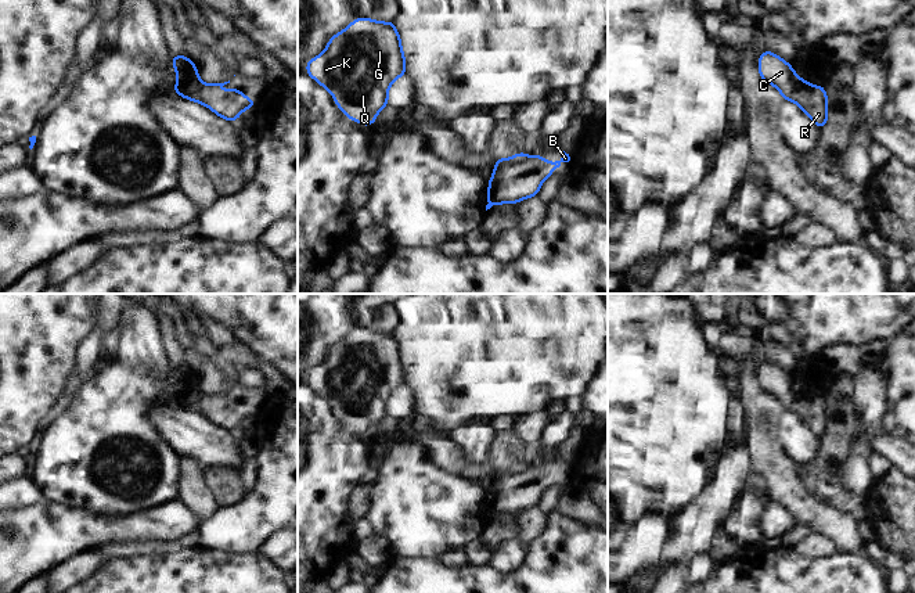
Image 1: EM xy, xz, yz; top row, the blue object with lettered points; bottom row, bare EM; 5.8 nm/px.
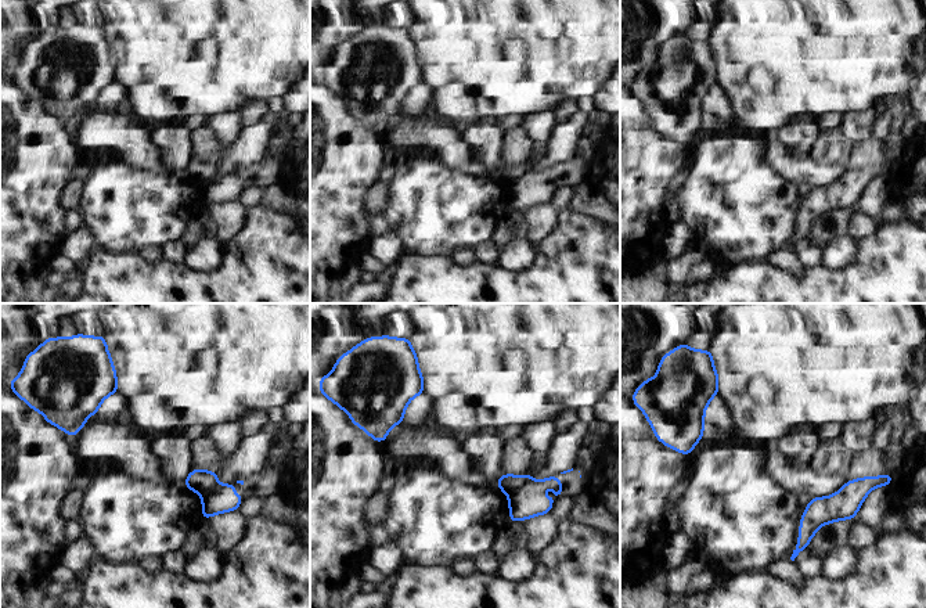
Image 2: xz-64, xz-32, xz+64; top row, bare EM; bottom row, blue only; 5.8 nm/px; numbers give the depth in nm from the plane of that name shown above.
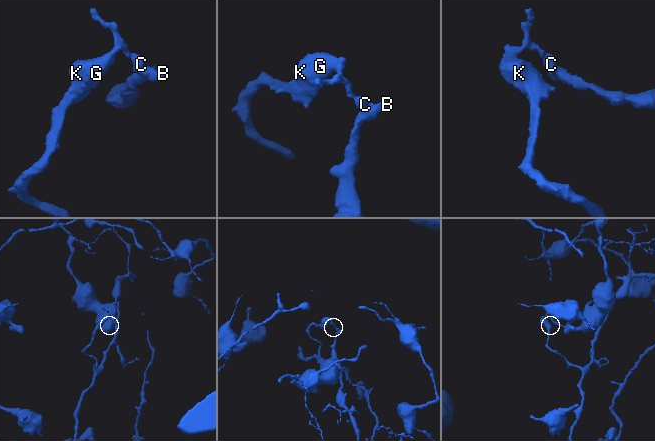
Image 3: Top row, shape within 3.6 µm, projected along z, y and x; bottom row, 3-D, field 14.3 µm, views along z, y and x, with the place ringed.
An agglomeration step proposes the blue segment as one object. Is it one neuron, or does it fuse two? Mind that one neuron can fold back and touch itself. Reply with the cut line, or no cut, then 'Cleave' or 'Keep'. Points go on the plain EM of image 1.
Split along xz (528, 467), (494, 481). Cleave.

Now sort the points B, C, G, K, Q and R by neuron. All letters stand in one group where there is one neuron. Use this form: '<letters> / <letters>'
B R / C G K Q

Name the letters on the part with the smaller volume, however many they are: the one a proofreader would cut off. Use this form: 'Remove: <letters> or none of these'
Remove: C, G, K, Q

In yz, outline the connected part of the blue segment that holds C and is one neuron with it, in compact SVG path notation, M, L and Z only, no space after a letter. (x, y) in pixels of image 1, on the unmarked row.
M765 360L759 367L759 384L764 392L779 400L783 410L789 410L795 403L799 387L795 384L790 374L774 363Z

